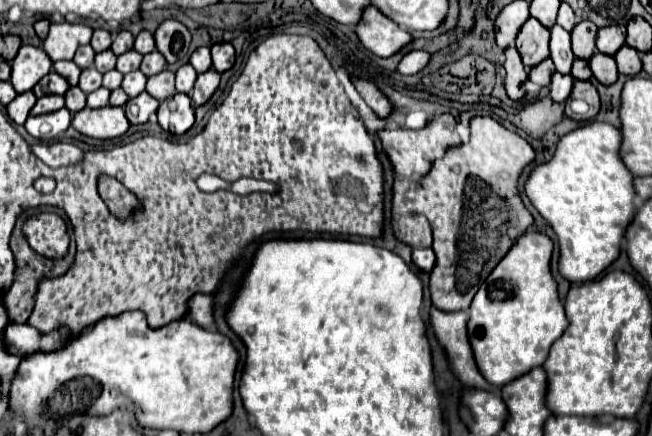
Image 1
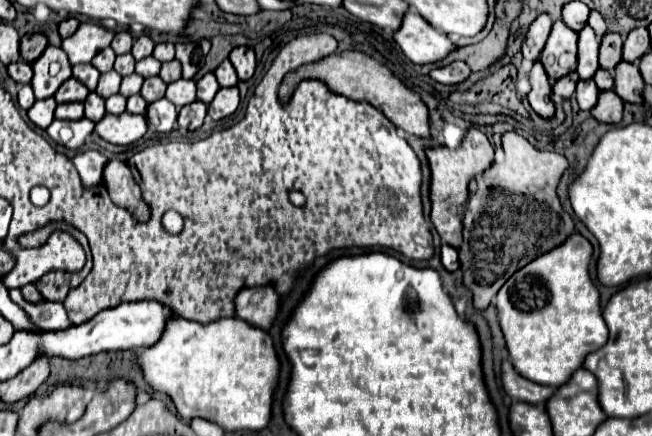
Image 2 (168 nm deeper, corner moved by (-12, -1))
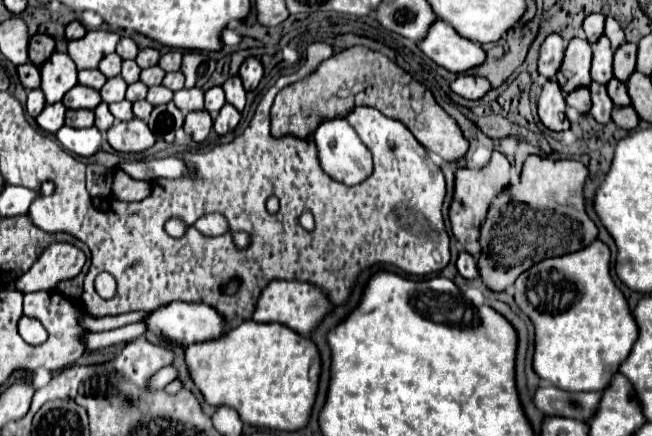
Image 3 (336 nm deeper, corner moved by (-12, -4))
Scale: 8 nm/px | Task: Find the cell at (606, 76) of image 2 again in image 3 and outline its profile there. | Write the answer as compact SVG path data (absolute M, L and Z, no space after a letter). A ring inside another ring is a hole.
M612 78L612 82L608 82L606 88L608 88L608 94L610 94L610 98L614 100L616 106L630 106L630 96L628 96L624 82Z

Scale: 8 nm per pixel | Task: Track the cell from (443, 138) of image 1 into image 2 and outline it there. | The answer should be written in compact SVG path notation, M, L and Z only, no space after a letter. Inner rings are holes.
M470 127L464 133L458 149L450 149L450 147L440 145L440 147L426 147L424 153L430 163L430 201L432 201L430 221L444 243L458 247L460 245L460 219L464 213L464 199L468 197L470 183L474 181L474 177L492 165L494 149L492 149L488 137L478 127Z

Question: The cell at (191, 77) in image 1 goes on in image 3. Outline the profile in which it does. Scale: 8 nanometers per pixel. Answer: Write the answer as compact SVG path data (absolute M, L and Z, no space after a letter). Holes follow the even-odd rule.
M214 86L214 88L210 88L210 90L206 92L206 110L210 112L212 118L218 116L218 112L220 112L220 108L222 108L224 104L226 104L226 100L224 100L224 90L222 90L220 86Z

